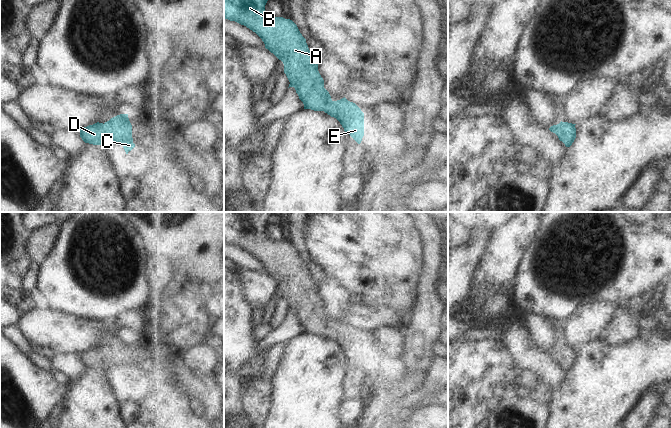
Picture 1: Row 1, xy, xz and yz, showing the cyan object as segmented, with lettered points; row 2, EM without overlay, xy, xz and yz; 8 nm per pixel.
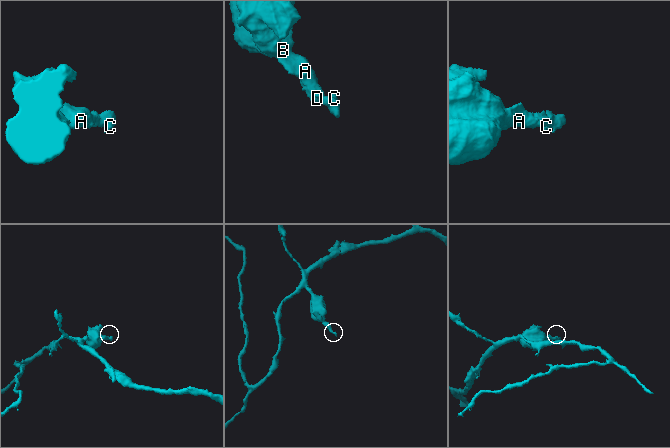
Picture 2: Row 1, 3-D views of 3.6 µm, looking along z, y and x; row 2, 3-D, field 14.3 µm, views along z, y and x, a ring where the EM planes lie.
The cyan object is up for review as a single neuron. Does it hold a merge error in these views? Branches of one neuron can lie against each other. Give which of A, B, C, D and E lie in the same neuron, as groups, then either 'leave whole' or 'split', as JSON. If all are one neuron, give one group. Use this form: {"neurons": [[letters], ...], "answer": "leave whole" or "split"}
{"neurons": [["A", "B", "C", "D", "E"]], "answer": "leave whole"}

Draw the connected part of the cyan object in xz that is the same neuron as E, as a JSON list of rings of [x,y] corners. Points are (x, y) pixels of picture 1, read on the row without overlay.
[[[224,212],[224,243],[235,245],[255,256],[264,266],[265,272],[283,286],[284,297],[290,306],[289,311],[295,312],[299,323],[304,328],[304,333],[324,335],[336,342],[345,357],[360,368],[364,360],[364,337],[345,321],[337,325],[331,323],[318,295],[318,286],[312,280],[306,263],[297,249],[290,243],[272,241],[265,235],[265,229],[271,217],[270,212]]]

